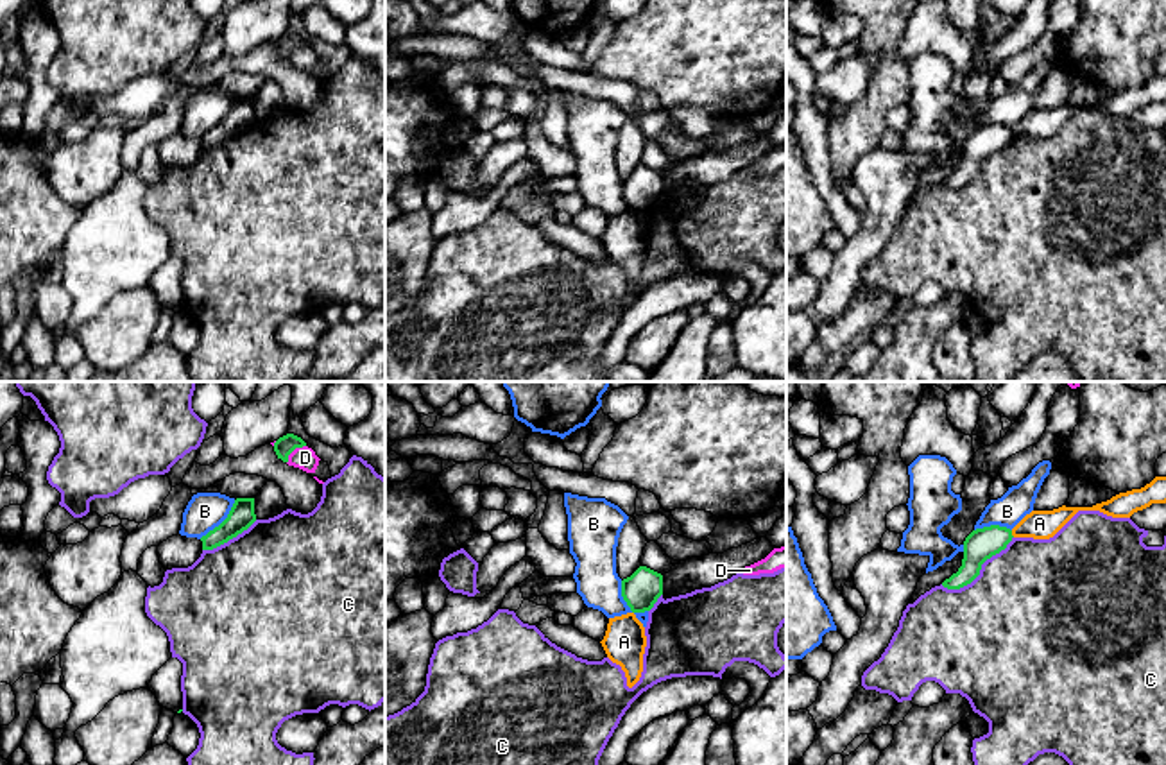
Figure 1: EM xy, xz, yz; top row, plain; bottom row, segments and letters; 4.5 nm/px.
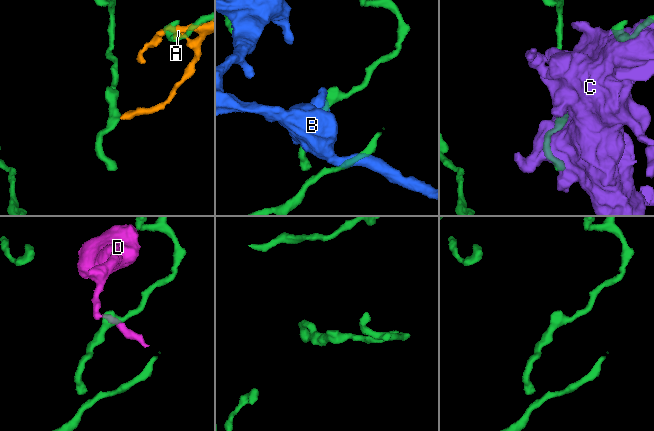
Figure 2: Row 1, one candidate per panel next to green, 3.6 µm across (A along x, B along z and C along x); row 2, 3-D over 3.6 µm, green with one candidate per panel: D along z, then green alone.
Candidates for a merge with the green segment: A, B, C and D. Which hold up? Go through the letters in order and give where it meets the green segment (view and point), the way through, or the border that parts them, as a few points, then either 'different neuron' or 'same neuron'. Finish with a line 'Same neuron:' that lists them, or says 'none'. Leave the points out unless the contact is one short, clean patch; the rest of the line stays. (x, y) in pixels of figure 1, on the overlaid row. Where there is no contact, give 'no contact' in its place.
A: contact yz (1011, 534); border yz (1011, 531), (1014, 536); different neuron
B: contact xz (627, 604); different neuron
C: contact yz (978, 572); different neuron
D: contact xy (292, 450); border xy (305, 445), (298, 446), (287, 463); different neuron
Same neuron: none

